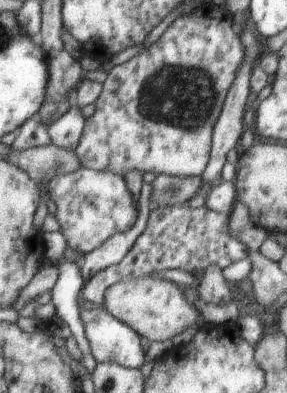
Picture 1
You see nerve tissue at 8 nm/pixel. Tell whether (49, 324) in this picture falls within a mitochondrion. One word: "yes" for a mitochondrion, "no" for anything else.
no

